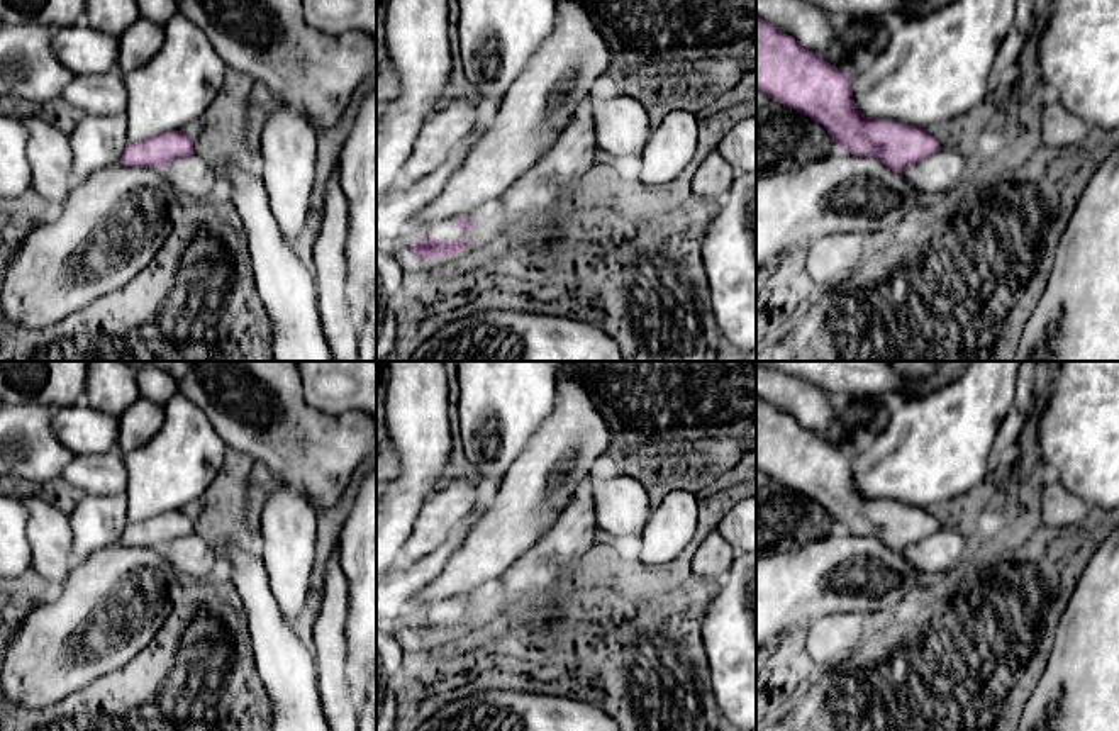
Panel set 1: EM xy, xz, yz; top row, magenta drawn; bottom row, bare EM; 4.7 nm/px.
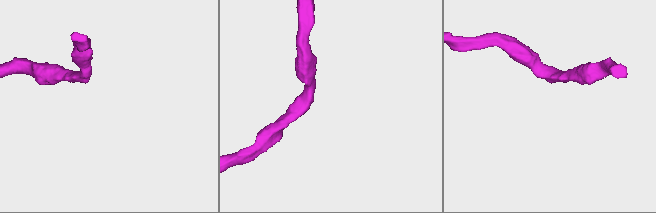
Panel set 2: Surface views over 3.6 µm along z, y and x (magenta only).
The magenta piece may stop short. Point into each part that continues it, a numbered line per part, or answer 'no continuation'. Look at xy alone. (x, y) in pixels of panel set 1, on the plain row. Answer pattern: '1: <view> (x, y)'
no continuation

